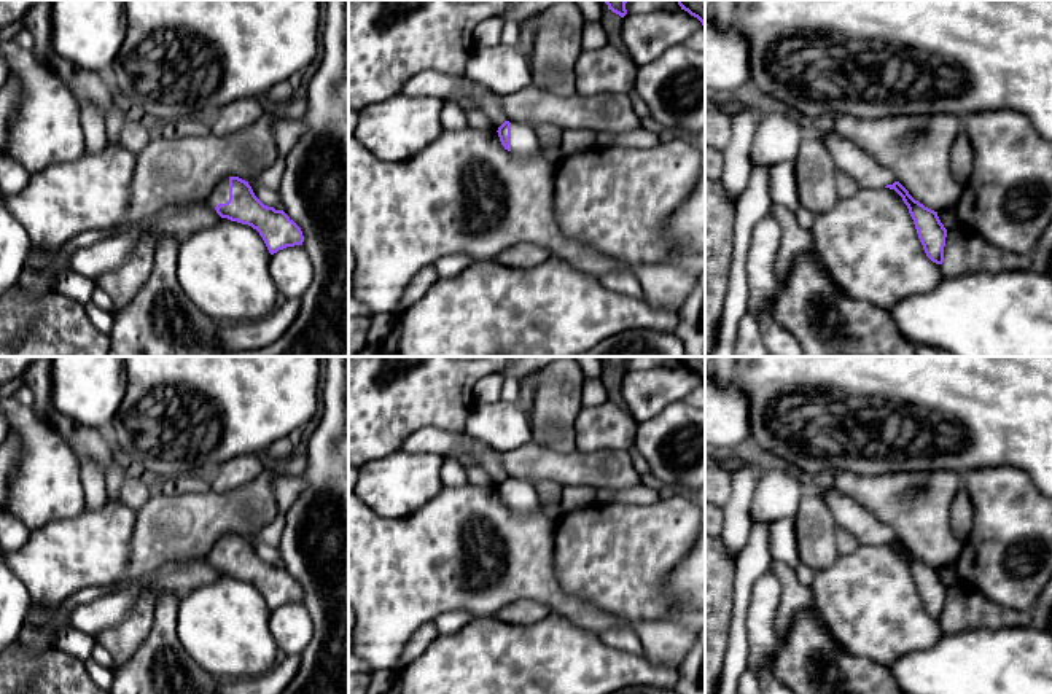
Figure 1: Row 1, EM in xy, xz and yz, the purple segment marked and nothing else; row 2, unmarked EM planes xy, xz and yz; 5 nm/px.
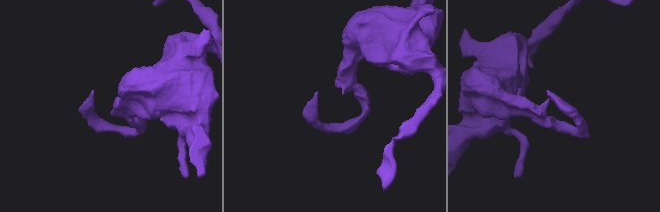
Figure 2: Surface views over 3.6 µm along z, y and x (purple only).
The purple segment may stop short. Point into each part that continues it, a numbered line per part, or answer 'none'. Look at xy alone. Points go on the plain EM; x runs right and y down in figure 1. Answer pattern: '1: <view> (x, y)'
1: xy (220, 551)

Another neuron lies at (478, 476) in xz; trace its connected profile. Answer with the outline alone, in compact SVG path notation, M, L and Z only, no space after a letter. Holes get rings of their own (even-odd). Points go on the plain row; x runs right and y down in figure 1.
M481 466L466 468L468 482L481 487L498 487L498 482Z

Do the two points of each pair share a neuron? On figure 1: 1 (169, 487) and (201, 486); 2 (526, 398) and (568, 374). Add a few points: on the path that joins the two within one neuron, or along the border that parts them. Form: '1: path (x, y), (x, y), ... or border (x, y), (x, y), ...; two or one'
1: path (177, 486), (193, 486); one
2: border (538, 373), (529, 417); two

